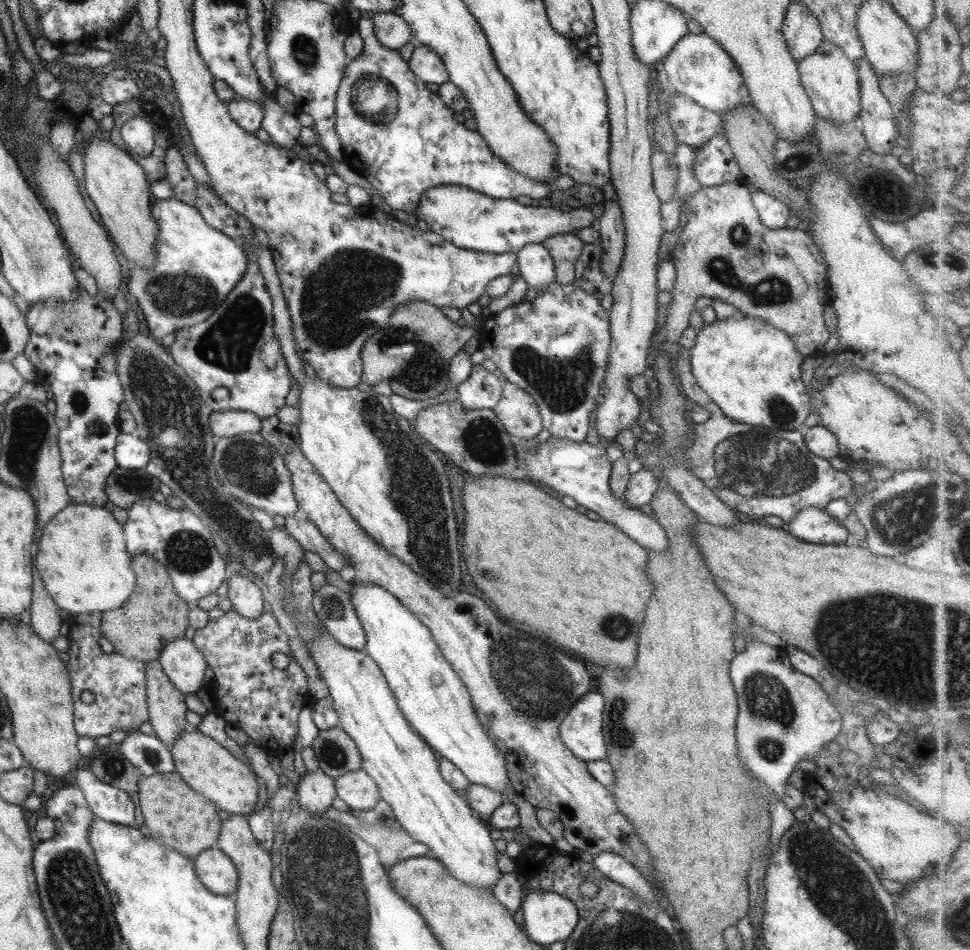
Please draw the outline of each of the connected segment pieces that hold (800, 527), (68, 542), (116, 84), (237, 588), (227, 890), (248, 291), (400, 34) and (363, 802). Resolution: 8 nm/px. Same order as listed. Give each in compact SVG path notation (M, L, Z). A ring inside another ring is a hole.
M806 507L788 523L788 532L810 544L845 544L848 529L825 509Z
M69 504L58 512L42 530L37 546L36 568L48 594L72 616L98 610L100 613L121 608L135 592L136 576L132 558L122 534L123 526L104 507L90 504ZM62 566L70 566L70 574L62 576Z
M114 69L99 81L101 100L112 107L128 100L141 98L142 85L135 72L125 69Z
M239 572L228 574L227 582L229 592L226 598L232 603L232 610L244 619L260 619L264 609L261 590Z
M216 846L194 858L196 876L212 894L234 896L240 876L228 856Z
M242 246L248 257L244 276L204 322L175 332L175 341L169 346L169 353L196 383L200 396L212 412L250 411L262 420L277 415L285 406L292 384L288 378L286 358L274 334L273 302L256 260L256 249ZM216 388L226 388L230 392L228 399L213 399L212 392Z
M387 10L383 13L374 13L371 19L378 40L386 48L399 51L413 40L408 23L399 14Z
M364 769L347 772L335 779L337 802L352 810L372 810L381 800L377 784Z

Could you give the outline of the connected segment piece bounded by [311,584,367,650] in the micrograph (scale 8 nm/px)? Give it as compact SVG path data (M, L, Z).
M329 584L322 586L315 591L311 608L319 622L341 646L365 649L367 641L364 627L351 604L351 597L344 590Z

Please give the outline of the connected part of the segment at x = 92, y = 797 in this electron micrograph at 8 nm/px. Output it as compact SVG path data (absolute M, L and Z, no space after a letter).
M77 769L75 784L84 793L96 817L134 826L134 802L127 792L98 780L90 769Z

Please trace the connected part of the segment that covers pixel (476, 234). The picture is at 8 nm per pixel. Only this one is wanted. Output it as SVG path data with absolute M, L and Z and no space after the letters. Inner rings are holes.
M448 184L448 186L436 186L431 188L423 196L420 196L420 204L414 210L418 220L424 220L430 225L431 232L442 236L444 240L454 244L457 248L502 254L506 252L517 253L528 244L541 244L546 238L563 233L574 233L578 228L591 227L594 222L594 214L586 206L574 206L572 211L563 212L558 207L542 207L536 203L522 205L515 199L494 199L480 194L464 186Z

